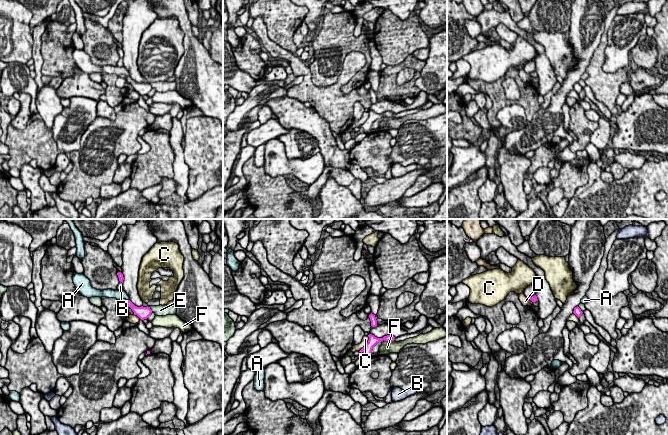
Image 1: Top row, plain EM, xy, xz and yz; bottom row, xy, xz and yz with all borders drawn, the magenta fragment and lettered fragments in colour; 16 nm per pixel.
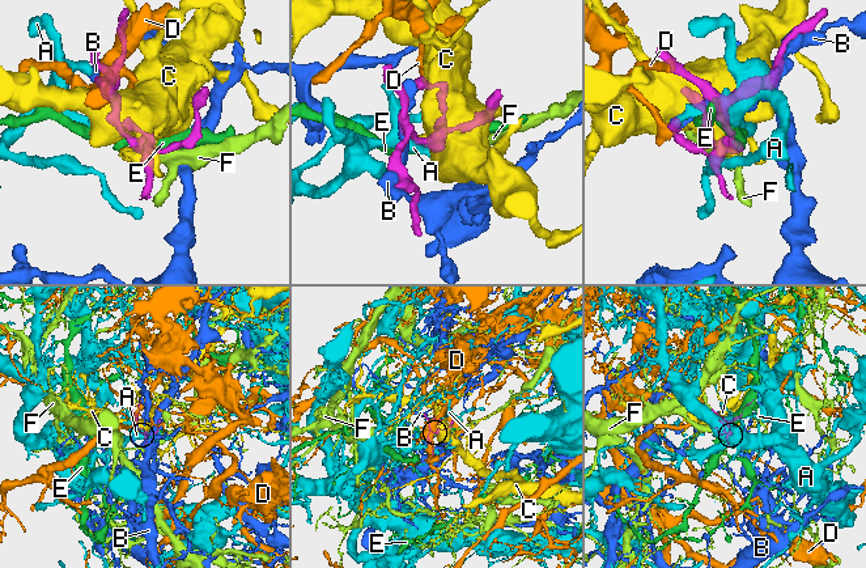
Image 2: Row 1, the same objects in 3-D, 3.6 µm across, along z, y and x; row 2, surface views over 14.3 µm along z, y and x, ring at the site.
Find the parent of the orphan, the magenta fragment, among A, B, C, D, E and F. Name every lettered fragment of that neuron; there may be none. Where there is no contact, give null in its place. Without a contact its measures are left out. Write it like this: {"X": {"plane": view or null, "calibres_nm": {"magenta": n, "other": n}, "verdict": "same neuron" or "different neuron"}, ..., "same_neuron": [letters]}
{"A": {"plane": "xy", "calibres_nm": {"magenta": 160, "other": 140}, "verdict": "different neuron"}, "B": {"plane": "xy", "calibres_nm": {"magenta": 90, "other": 100}, "verdict": "different neuron"}, "C": {"plane": "xz", "calibres_nm": {"magenta": 160, "other": 100}, "verdict": "different neuron"}, "D": {"plane": "yz", "calibres_nm": {"magenta": 100, "other": 140}, "verdict": "different neuron"}, "E": {"plane": "xy", "calibres_nm": {"magenta": 190, "other": 170}, "verdict": "different neuron"}, "F": {"plane": "xz", "calibres_nm": {"magenta": 130, "other": 200}, "verdict": "different neuron"}, "same_neuron": []}

